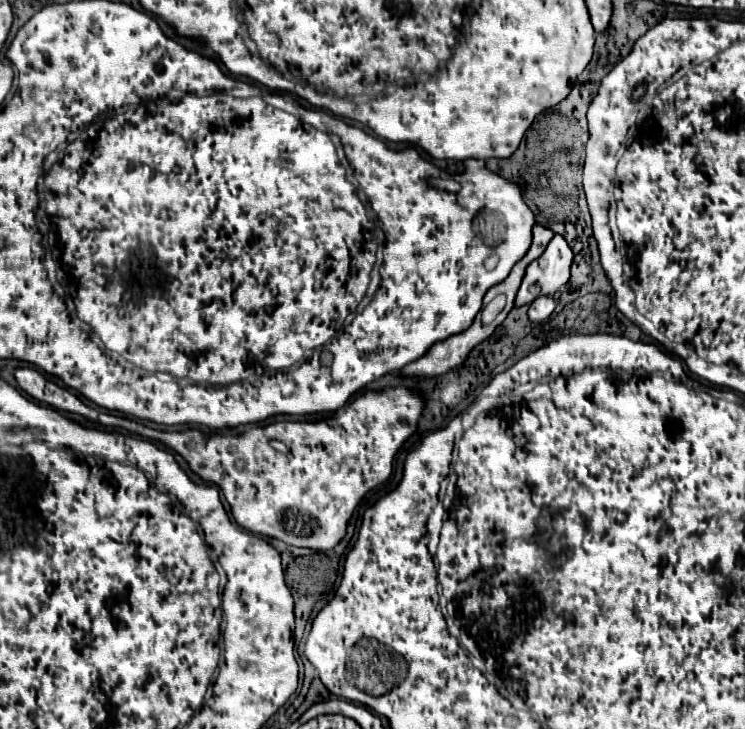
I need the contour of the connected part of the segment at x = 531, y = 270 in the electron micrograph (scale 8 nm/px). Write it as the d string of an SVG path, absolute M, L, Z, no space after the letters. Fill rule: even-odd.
M555 234L543 256L527 266L527 274L517 292L515 306L525 306L543 294L555 294L563 284L567 284L573 256L575 254L563 234Z

